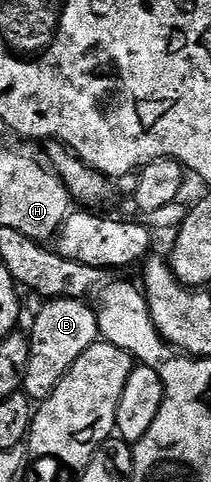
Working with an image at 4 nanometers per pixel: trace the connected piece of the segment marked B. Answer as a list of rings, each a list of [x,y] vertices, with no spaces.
[[[56,297],[45,302],[46,305],[34,317],[34,322],[28,328],[30,339],[30,354],[28,355],[28,371],[24,392],[31,401],[41,403],[56,391],[60,379],[70,373],[70,369],[99,340],[98,315],[93,304],[85,300],[64,299]]]

